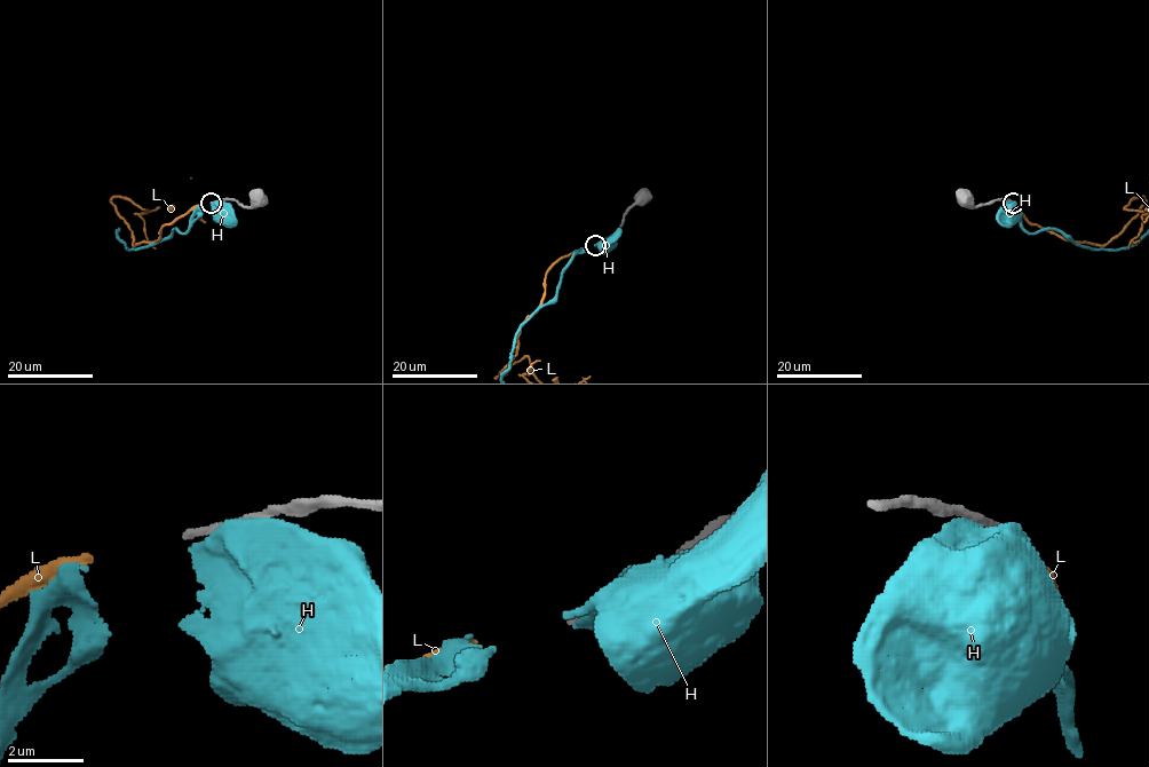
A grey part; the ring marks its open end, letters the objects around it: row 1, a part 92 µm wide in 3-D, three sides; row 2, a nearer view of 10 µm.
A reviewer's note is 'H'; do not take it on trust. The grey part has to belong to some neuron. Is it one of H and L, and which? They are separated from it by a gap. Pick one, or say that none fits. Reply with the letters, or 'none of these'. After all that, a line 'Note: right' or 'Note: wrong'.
L
Note: wrong

